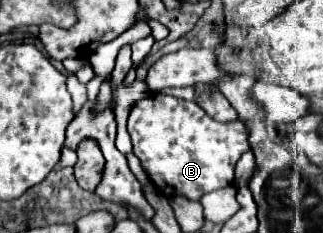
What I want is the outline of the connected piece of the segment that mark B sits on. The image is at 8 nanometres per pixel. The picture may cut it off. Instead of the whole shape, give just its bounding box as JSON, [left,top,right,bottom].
[129,93,247,199]

